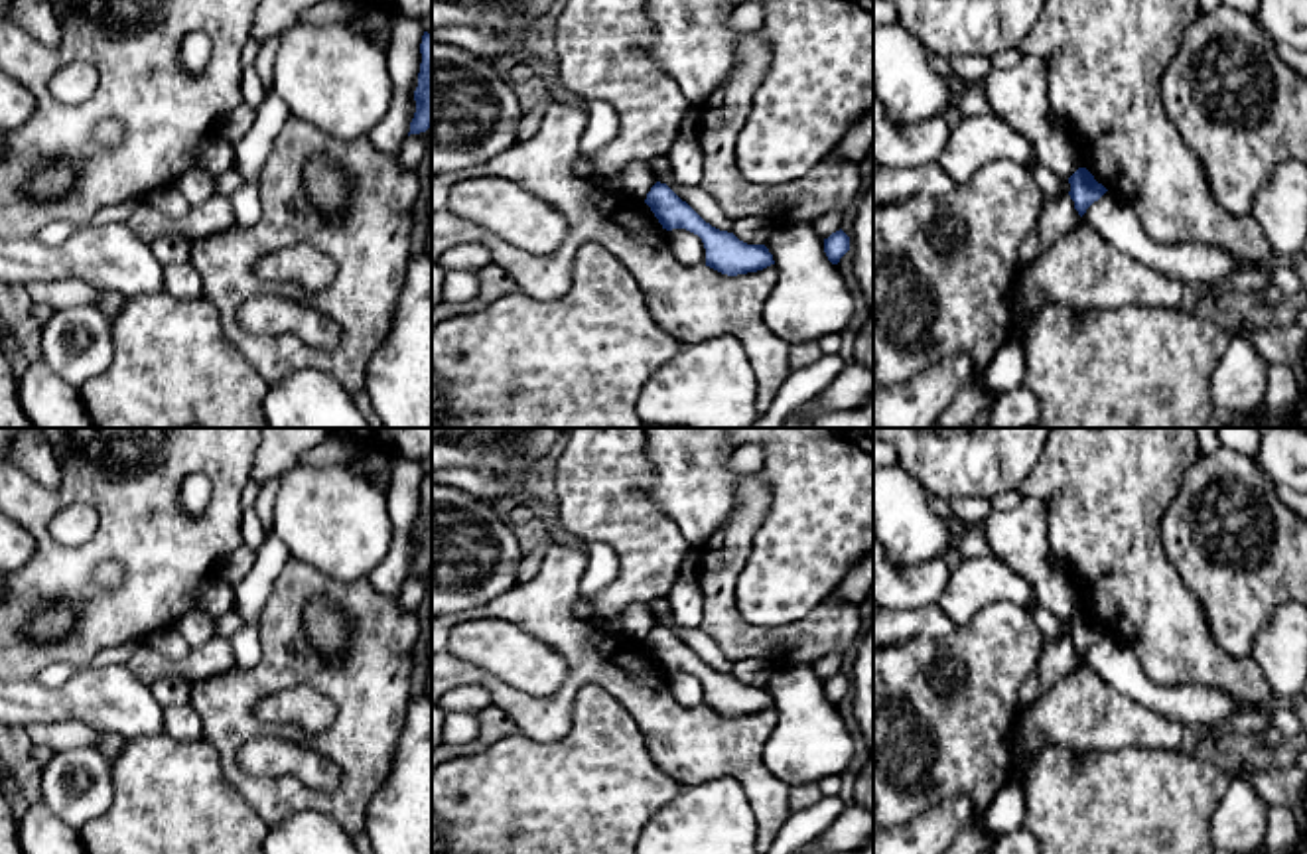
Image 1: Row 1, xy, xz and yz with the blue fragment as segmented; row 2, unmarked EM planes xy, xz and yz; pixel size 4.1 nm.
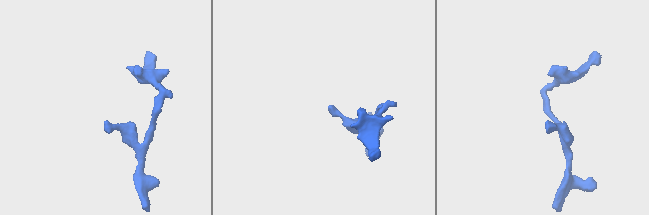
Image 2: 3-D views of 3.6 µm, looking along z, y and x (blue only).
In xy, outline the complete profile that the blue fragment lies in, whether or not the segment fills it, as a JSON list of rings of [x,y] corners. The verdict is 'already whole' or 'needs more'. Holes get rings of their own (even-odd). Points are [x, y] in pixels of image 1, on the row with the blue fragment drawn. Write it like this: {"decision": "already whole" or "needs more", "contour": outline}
{"decision": "already whole", "contour": [[[428,32],[422,36],[420,53],[422,63],[414,91],[416,112],[408,136],[426,132],[432,126],[432,34]]]}

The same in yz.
{"decision": "already whole", "contour": [[[1078,168],[1070,178],[1070,199],[1074,201],[1074,209],[1082,217],[1086,209],[1098,201],[1108,189],[1094,179],[1094,176],[1086,168]]]}

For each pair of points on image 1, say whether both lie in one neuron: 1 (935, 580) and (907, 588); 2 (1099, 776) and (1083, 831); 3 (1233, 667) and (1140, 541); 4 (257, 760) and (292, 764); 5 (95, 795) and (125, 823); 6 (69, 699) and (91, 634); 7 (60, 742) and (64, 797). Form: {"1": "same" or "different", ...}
{"1": "same", "2": "same", "3": "same", "4": "same", "5": "different", "6": "different", "7": "different"}

